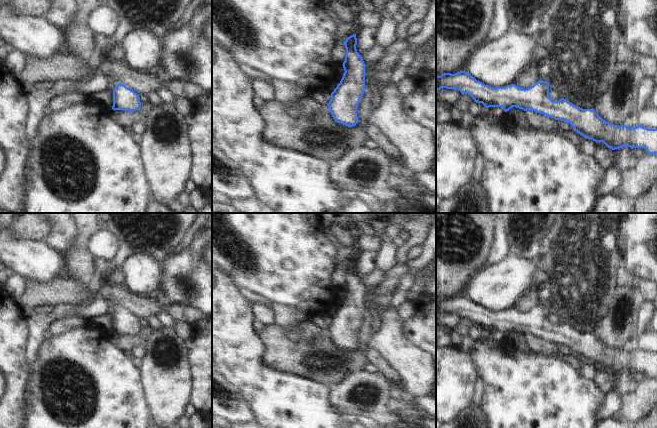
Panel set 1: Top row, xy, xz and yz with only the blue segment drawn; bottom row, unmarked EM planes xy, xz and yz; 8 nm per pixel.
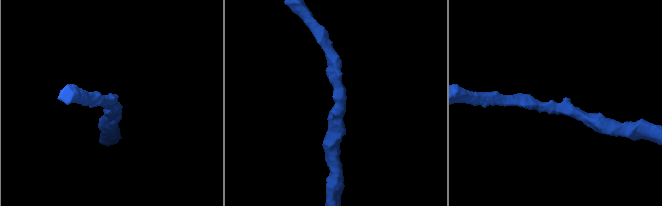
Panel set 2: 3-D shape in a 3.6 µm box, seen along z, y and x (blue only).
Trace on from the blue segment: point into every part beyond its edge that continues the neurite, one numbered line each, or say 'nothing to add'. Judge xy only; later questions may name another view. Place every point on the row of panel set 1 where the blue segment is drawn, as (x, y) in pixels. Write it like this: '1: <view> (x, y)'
nothing to add

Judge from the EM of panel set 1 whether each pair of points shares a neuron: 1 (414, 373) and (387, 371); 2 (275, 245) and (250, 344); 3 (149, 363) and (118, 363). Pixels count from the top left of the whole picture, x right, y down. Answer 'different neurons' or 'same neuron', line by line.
1: different neurons
2: different neurons
3: different neurons

